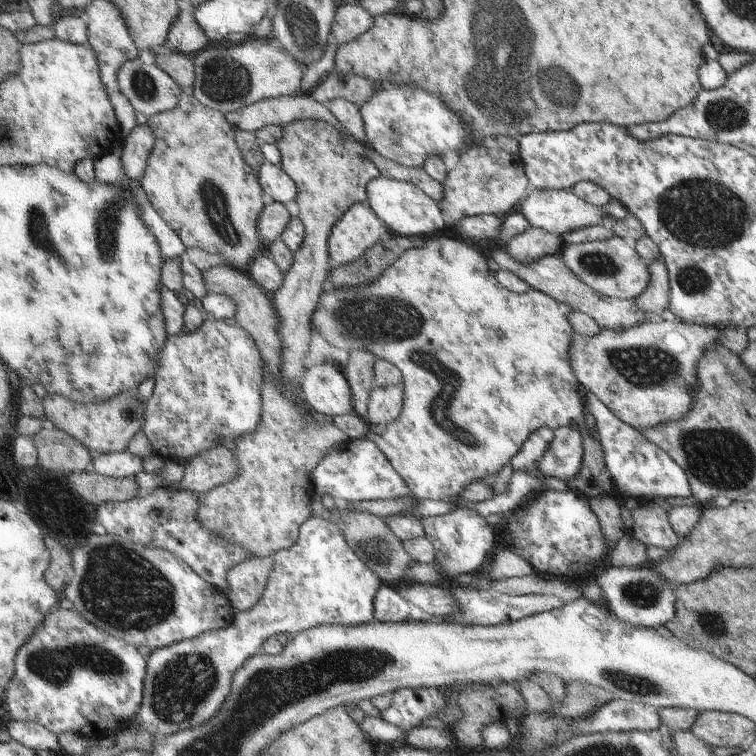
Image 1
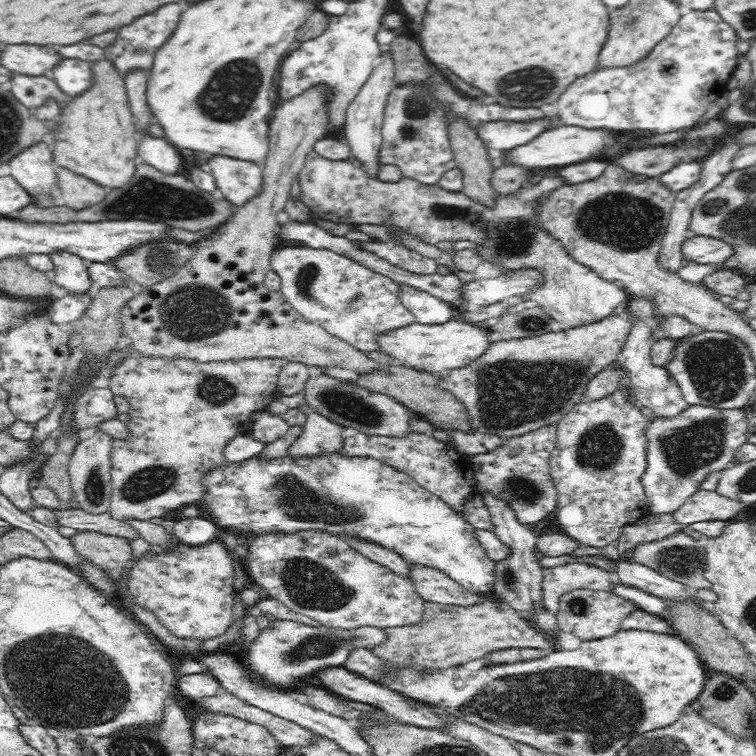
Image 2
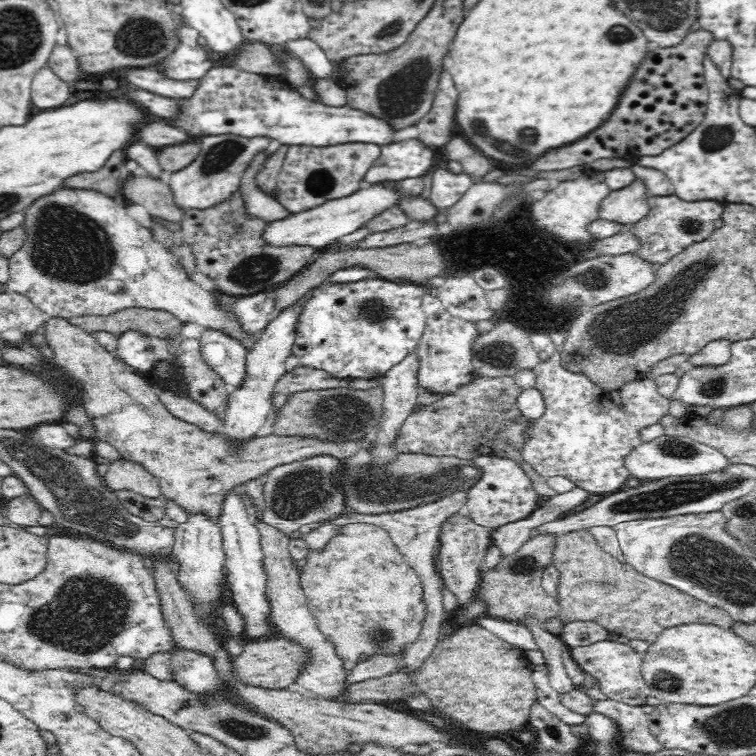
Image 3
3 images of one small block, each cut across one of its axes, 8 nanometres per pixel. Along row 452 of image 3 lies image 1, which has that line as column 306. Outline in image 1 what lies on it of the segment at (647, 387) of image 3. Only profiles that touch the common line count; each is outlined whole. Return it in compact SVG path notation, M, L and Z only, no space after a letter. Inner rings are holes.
M315 515L300 527L299 538L292 547L277 551L271 558L271 577L255 607L249 611L235 612L232 621L224 629L207 631L195 638L151 652L146 660L145 674L142 678L143 703L140 704L140 711L126 727L137 725L160 737L172 735L177 731L187 731L188 728L209 722L221 711L231 688L233 674L242 666L244 659L261 651L261 642L268 636L281 632L295 635L311 627L329 623L357 626L376 621L372 613L372 604L379 580L363 566L361 560L355 558L353 551L343 542L341 532L319 515Z

